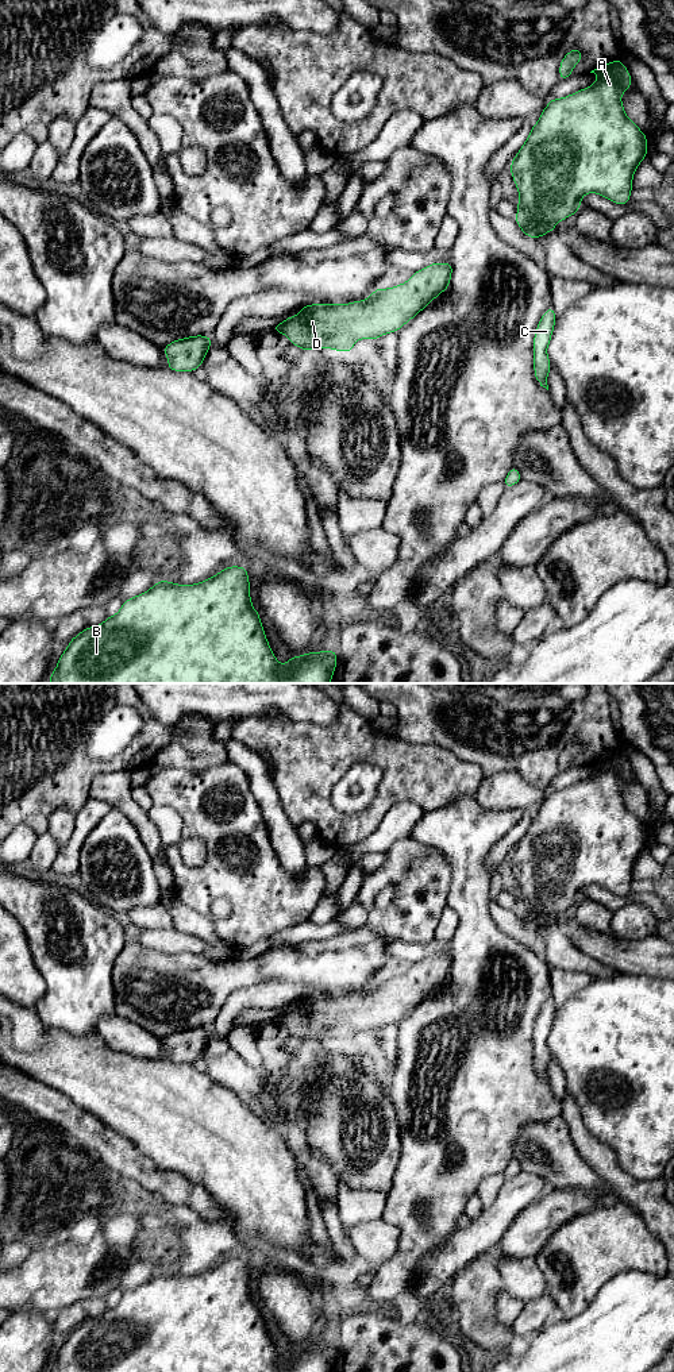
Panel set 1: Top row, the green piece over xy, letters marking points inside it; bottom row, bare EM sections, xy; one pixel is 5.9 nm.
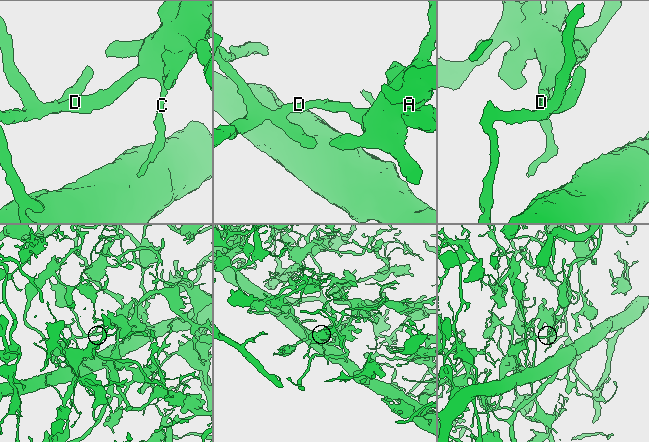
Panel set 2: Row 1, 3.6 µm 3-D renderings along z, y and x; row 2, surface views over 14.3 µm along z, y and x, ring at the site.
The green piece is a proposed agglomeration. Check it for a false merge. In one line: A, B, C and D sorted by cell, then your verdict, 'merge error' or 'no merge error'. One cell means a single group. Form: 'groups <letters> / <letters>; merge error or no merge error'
groups A B C D; no merge error

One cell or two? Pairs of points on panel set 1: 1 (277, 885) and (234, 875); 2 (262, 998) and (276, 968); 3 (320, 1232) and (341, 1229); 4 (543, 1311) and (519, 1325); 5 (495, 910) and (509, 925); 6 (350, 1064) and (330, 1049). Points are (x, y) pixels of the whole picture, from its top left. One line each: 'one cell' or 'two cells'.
1: one cell
2: two cells
3: two cells
4: one cell
5: one cell
6: one cell

